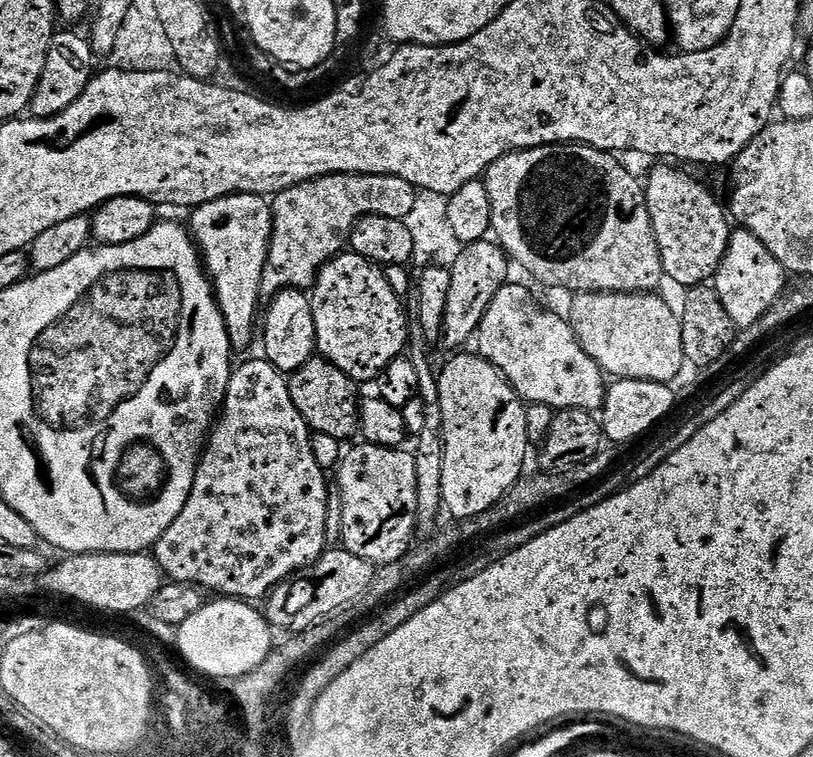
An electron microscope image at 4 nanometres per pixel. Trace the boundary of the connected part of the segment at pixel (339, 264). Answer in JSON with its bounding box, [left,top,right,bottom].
[310,250,408,382]

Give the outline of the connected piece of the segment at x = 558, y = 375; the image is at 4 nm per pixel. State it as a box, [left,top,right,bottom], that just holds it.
[479,282,606,413]

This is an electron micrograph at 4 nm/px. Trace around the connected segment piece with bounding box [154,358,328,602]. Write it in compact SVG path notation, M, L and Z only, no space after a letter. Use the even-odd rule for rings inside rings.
M267 358L259 359L248 360L233 371L228 395L219 413L221 416L216 424L216 433L210 436L210 443L217 450L232 448L236 444L237 453L252 452L252 460L237 459L236 480L240 485L233 490L232 500L228 496L208 496L216 488L217 461L213 457L201 455L200 469L194 472L192 495L180 517L169 526L167 532L160 535L154 545L156 564L169 581L191 584L205 593L217 592L214 593L217 597L245 602L263 601L269 593L285 583L287 576L303 568L311 569L314 562L320 559L320 543L324 540L324 527L328 524L328 496L324 493L326 472L315 461L313 433L294 404L285 373L279 372ZM235 432L241 432L237 440L232 437ZM248 468L256 468L256 472L248 476Z

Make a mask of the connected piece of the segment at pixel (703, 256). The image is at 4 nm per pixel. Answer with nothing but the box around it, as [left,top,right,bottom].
[645,162,732,288]

